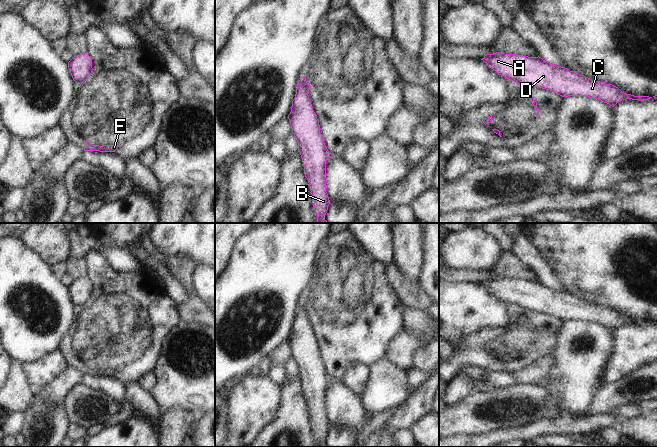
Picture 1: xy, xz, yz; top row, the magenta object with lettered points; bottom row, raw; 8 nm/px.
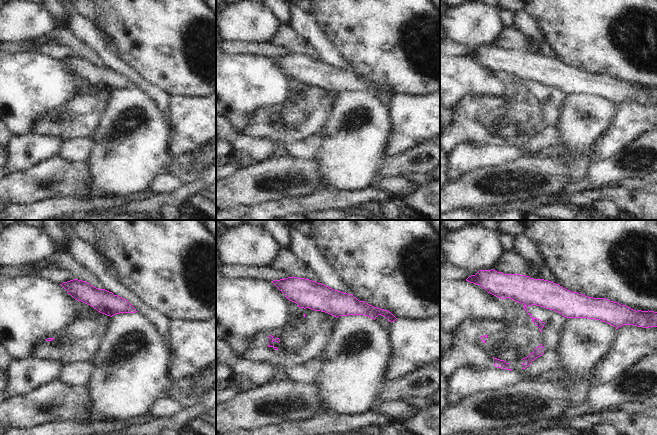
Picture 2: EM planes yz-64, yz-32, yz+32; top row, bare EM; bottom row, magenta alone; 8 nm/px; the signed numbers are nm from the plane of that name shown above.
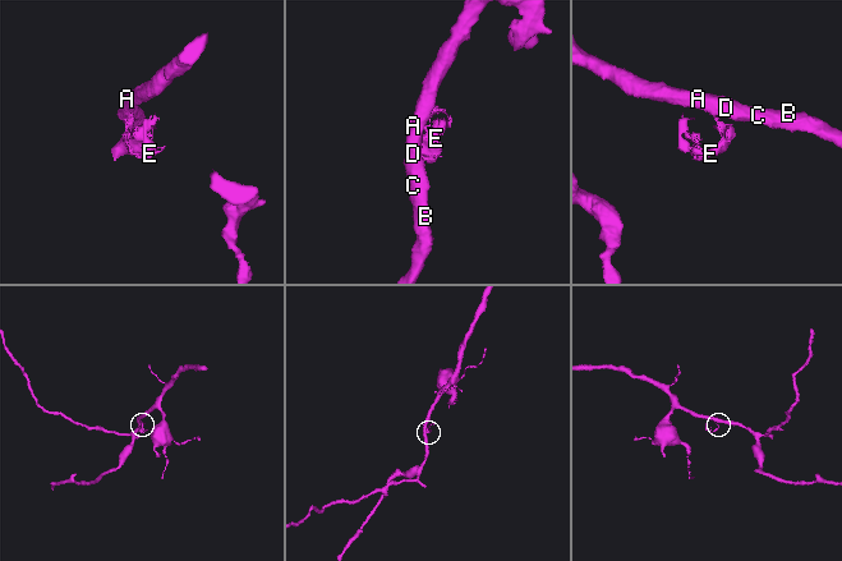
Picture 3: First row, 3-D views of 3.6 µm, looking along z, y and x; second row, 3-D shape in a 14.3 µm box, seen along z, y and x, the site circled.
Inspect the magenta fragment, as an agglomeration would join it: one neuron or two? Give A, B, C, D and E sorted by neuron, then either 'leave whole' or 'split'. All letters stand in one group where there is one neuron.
A B C D / E; split

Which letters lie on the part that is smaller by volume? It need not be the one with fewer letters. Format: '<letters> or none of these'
E

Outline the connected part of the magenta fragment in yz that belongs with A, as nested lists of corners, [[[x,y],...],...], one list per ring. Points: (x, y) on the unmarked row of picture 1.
[[[496,276],[486,278],[481,284],[505,303],[526,311],[550,314],[562,321],[587,320],[612,331],[626,323],[643,325],[652,322],[626,318],[612,308],[592,304],[576,295],[551,288],[539,280]]]

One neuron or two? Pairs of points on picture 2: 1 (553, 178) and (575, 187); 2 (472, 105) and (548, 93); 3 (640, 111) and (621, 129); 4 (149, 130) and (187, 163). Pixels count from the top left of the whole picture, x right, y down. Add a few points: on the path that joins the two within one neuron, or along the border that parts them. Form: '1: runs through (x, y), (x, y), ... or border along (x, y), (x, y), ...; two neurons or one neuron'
1: border along (570, 182), (564, 188); two neurons
2: runs through (483, 134), (488, 139), (519, 141), (543, 122); one neuron
3: runs through (635, 116), (626, 125); one neuron
4: border along (174, 156), (175, 162), (182, 169), (193, 171); two neurons

